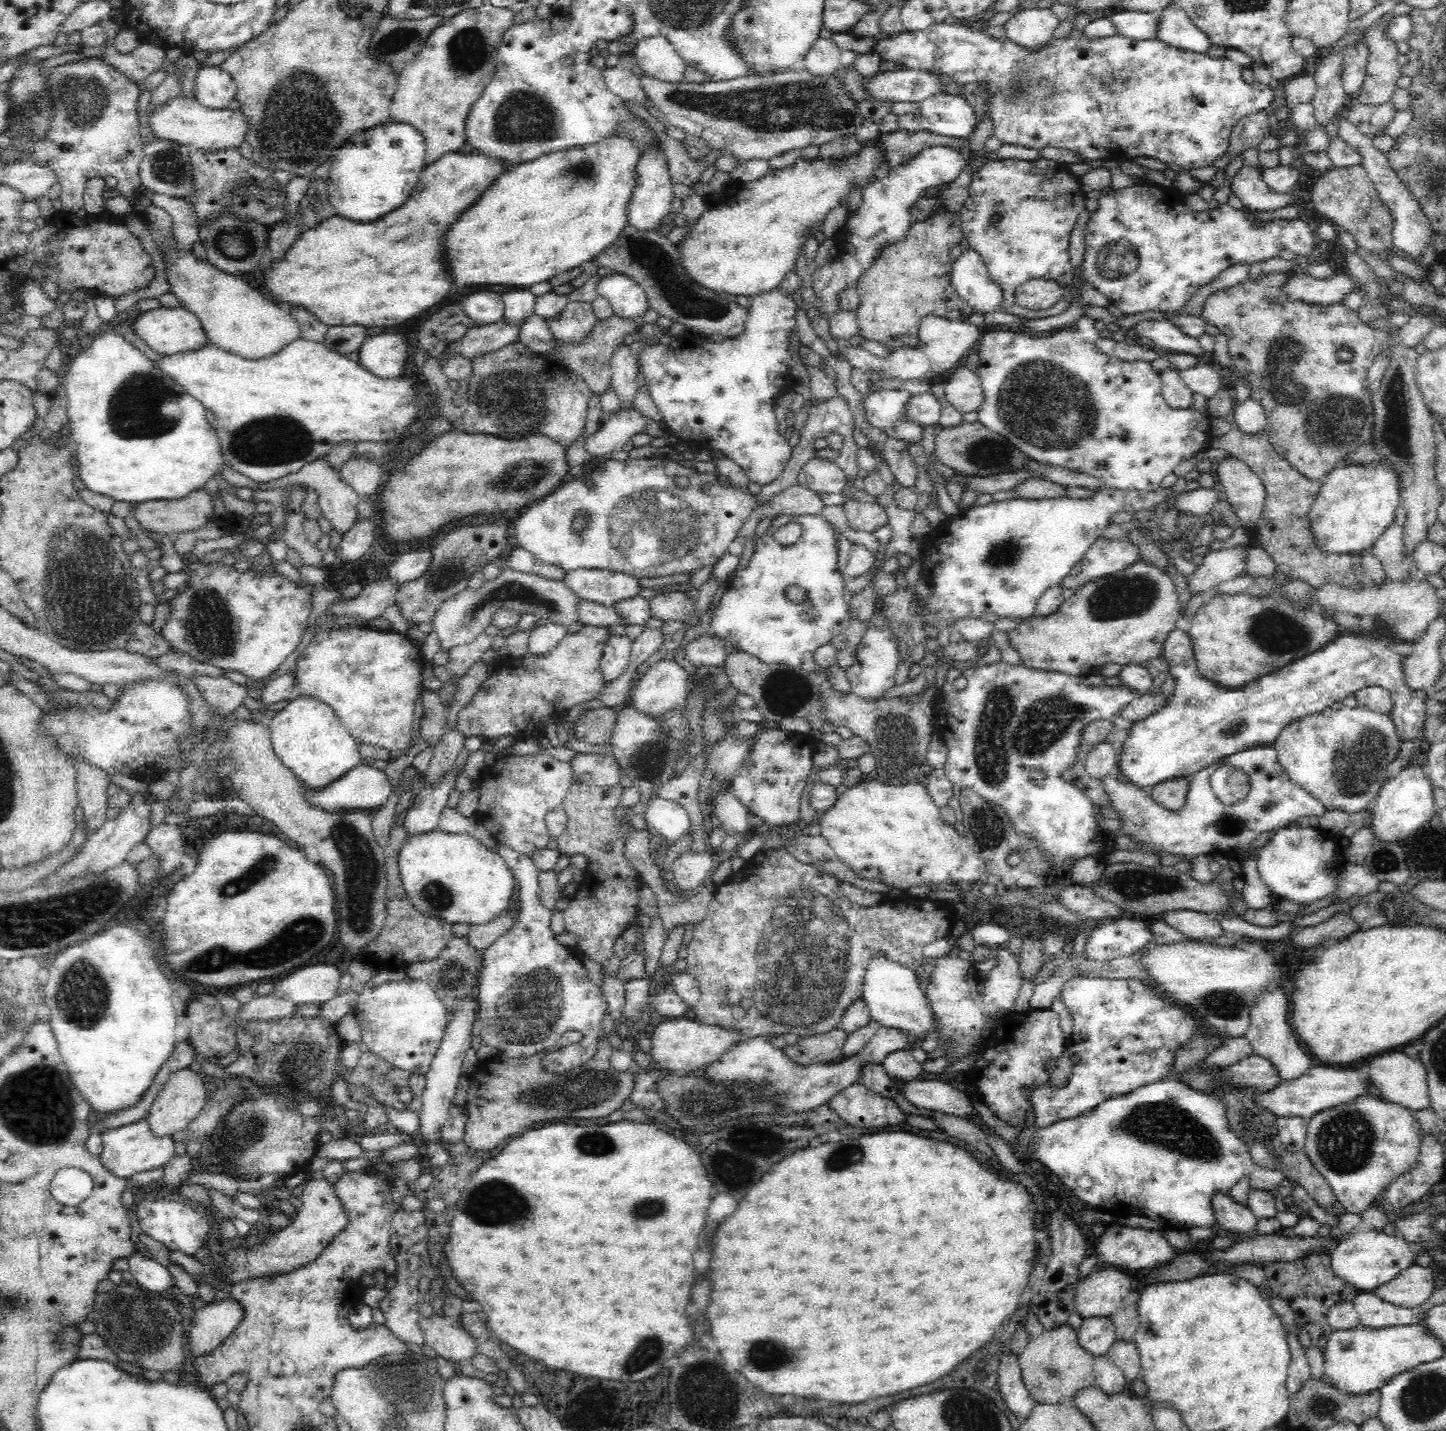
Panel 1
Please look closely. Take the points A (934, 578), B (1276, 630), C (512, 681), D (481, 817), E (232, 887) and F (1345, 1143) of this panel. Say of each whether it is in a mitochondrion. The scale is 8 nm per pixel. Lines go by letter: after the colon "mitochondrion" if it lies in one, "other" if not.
A: other
B: mitochondrion
C: other
D: other
E: mitochondrion
F: mitochondrion

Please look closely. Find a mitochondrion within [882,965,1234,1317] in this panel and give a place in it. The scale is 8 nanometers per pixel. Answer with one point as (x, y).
(1163, 1124)

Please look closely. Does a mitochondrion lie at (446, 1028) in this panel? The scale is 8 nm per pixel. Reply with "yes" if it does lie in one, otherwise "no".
no

